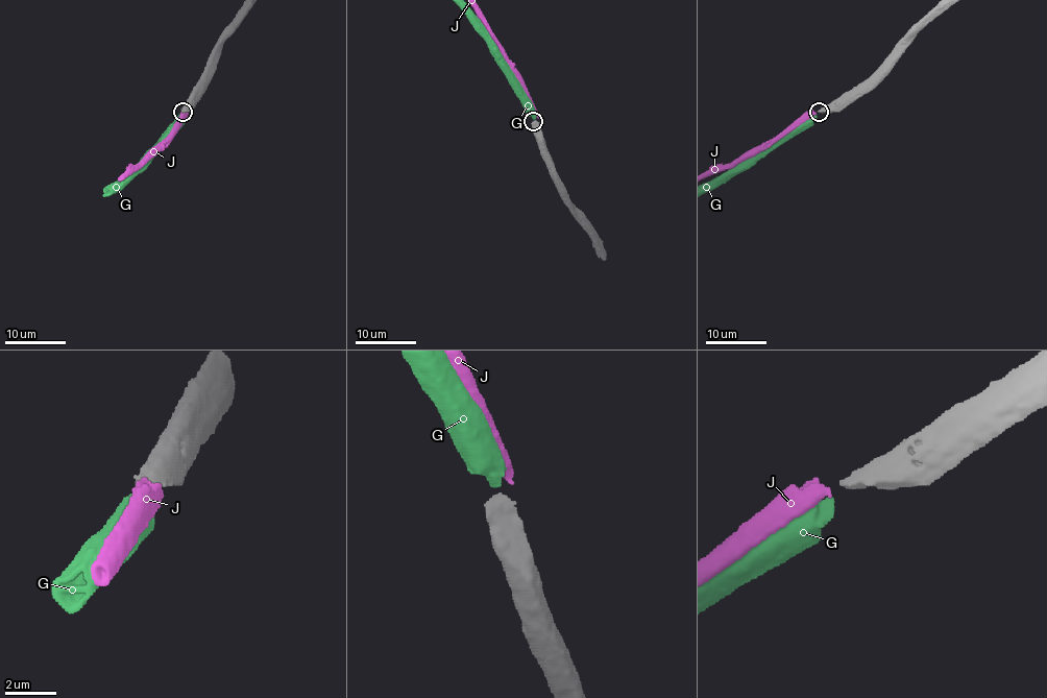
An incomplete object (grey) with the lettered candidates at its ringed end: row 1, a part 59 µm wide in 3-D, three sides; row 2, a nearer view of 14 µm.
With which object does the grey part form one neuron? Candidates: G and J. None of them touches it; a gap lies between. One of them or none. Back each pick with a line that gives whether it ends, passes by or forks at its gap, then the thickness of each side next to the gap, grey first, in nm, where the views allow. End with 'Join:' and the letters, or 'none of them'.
G: It ends there. Thickness 600 nm (grey) against 550 nm
Join: G

